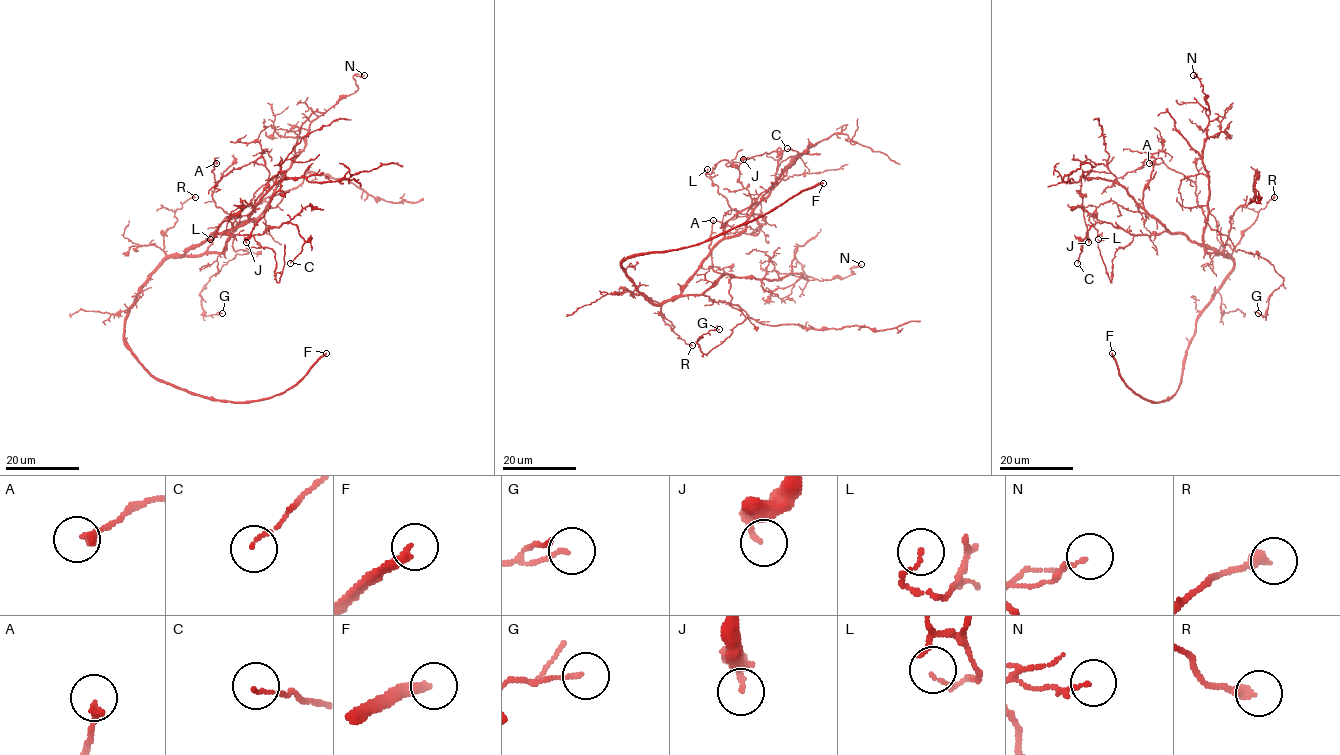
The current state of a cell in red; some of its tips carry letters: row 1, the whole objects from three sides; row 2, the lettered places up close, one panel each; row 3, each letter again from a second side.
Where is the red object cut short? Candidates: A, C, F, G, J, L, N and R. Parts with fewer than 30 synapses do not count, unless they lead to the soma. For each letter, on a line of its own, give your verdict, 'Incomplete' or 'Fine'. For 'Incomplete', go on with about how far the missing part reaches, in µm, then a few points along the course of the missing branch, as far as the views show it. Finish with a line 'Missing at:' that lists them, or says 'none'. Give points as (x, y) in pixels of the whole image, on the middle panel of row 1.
A: Fine
C: Fine
F: Incomplete. Missing length about 200 µm
G: Fine
J: Fine
L: Fine
N: Fine
R: Fine
Missing at: F

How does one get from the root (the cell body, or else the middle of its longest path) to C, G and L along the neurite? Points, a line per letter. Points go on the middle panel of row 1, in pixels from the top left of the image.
C: (657, 304), (680, 293), (724, 235), (726, 223), (780, 181), (801, 154), (787, 148)
G: (657, 304), (703, 294), (729, 274), (733, 277), (730, 304), (745, 319), (705, 354), (698, 339), (719, 329)
L: (657, 304), (674, 299), (708, 253), (744, 228), (752, 197), (739, 169), (725, 159), (709, 174), (707, 169)

